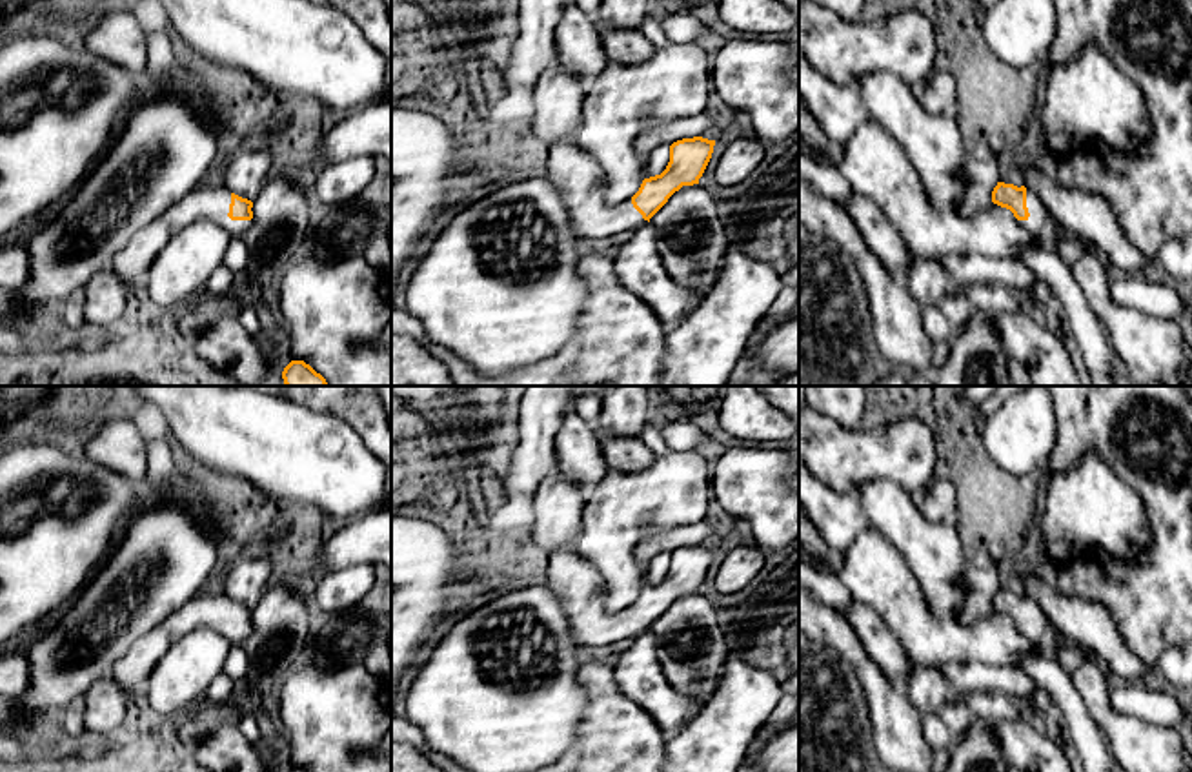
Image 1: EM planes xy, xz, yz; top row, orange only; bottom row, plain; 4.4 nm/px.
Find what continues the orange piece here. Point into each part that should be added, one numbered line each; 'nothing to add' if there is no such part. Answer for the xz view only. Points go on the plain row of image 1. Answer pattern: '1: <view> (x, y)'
1: xz (574, 581)

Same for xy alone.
1: xy (210, 609)

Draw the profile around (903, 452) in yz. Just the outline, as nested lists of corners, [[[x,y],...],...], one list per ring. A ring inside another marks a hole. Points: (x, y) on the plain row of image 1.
[[[804,404],[799,410],[799,459],[824,486],[857,495],[864,482],[888,481],[915,493],[935,479],[932,430],[906,415],[877,430],[850,430]]]

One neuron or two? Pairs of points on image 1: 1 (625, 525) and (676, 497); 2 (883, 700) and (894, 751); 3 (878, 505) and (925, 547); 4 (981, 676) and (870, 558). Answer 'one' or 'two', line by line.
1: one
2: one
3: one
4: two

